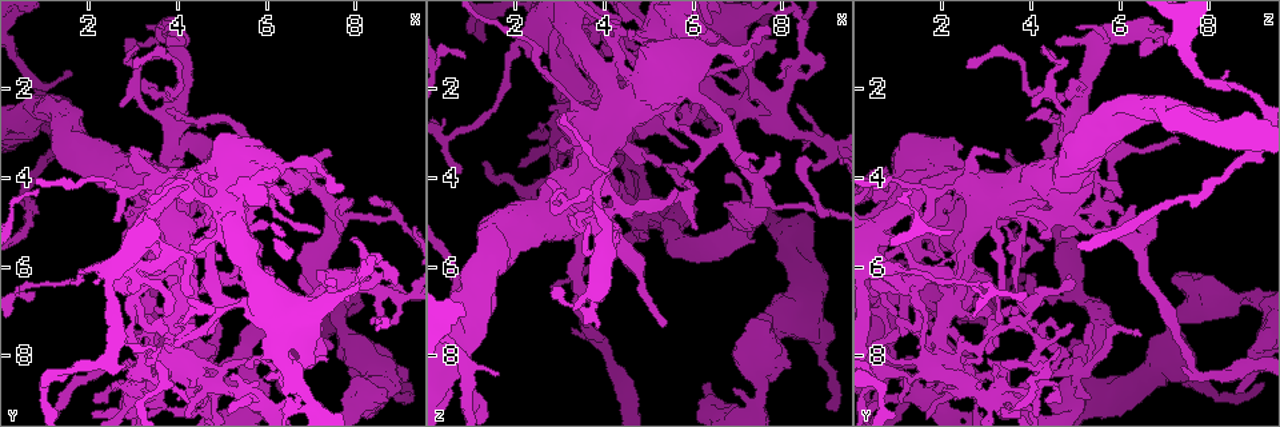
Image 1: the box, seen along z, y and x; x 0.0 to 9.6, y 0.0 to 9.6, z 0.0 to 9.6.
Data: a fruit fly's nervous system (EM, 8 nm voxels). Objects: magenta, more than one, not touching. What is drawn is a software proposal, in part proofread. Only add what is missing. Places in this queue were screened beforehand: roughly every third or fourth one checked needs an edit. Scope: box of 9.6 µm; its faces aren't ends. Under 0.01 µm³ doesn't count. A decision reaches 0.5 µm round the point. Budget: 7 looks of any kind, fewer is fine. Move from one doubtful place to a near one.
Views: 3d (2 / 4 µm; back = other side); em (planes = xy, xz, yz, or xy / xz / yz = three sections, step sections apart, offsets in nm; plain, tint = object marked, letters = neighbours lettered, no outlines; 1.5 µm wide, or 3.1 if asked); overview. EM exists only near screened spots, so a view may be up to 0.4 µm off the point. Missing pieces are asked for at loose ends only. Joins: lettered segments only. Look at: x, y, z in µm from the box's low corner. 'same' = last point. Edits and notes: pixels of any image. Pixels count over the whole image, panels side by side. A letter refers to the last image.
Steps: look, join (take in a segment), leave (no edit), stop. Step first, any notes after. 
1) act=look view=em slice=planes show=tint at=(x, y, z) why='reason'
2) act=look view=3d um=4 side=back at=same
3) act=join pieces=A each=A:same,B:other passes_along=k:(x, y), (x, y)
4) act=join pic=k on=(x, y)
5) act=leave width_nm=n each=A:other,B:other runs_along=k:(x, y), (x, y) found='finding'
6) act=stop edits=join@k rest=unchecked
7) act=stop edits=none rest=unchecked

act=look view=em slice=xz step=8 show=tint at=(2.85, 1.30, 6.50)

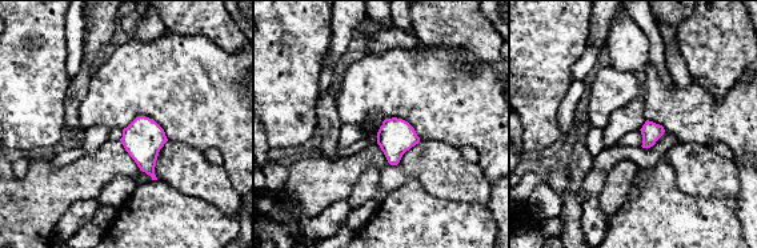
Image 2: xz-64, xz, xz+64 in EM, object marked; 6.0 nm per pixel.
act=look view=em slice=planes show=letters at=same why='cut it another way'

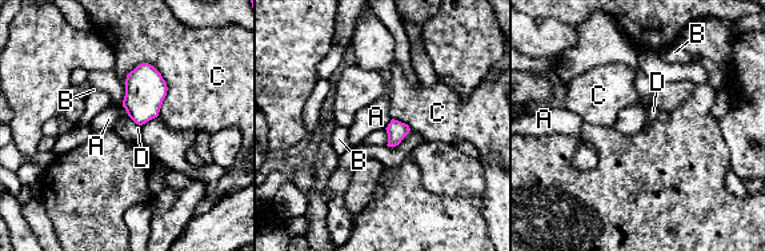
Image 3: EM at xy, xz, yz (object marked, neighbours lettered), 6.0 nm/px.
act=leave width_nm=120 each=A:other,B:other,C:other,D:other border=3:(385, 128), (387, 144) found='no lettered segment goes on from it'

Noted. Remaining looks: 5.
act=look view=em slice=planes show=plain at=(3.65, 7.05, 1.00) why='free end'

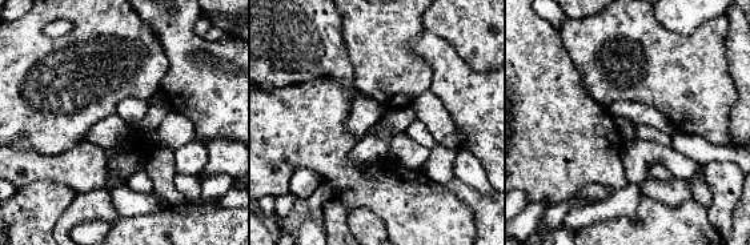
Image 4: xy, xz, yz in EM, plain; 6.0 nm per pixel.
act=look view=em slice=planes show=letters at=same why='what lies round it'

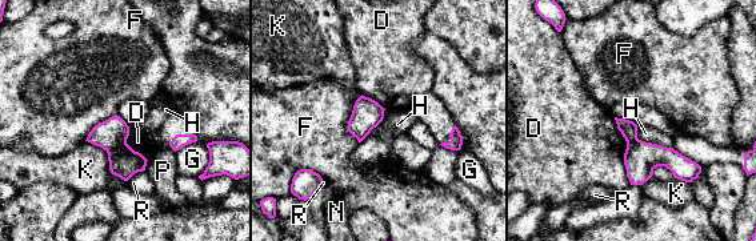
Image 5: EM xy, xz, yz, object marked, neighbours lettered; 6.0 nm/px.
act=leave each=D:other,F:other,G:other,H:other,K:other,N:other,P:other,R:other border=5:(362, 95), (348, 121), (358, 141) found='none of them fits'

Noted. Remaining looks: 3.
act=look view=em slice=planes show=plain at=(2.10, 9.00, 4.35) why='branch stops here'

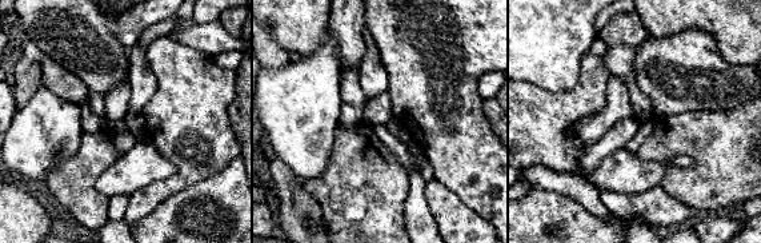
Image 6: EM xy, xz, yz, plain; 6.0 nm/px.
act=look view=em slice=planes show=letters at=same

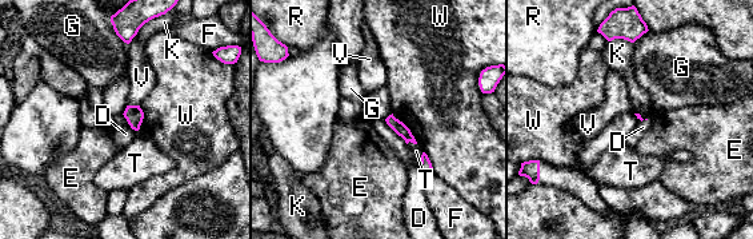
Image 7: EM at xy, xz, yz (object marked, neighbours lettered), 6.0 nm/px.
act=leave each=D:other,E:other,F:other,G:other,K:other,R:other,T:other,V:other,W:other border=7:(608, 40), (627, 39), (632, 43) found='none of them fits'

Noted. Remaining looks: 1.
act=stop edits=none rest=unchecked

